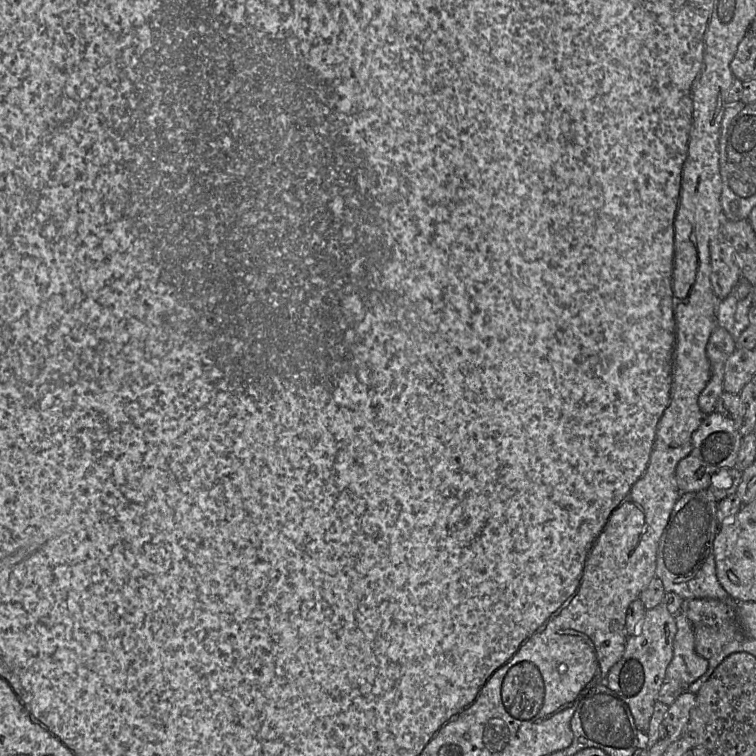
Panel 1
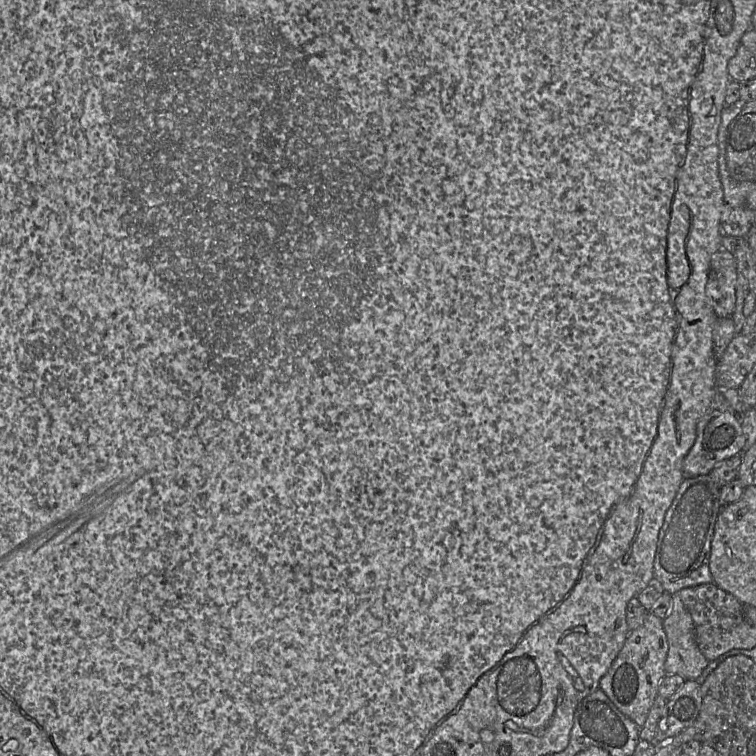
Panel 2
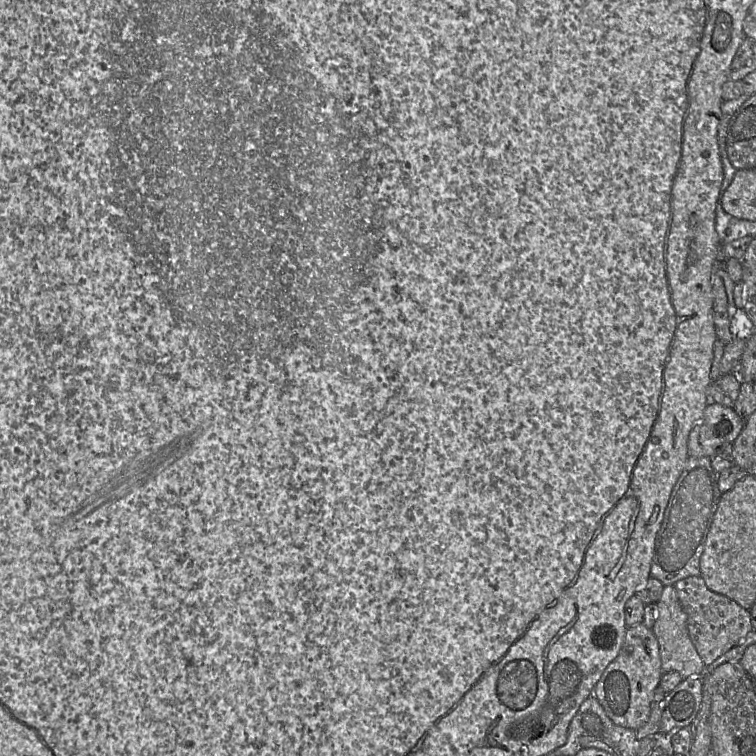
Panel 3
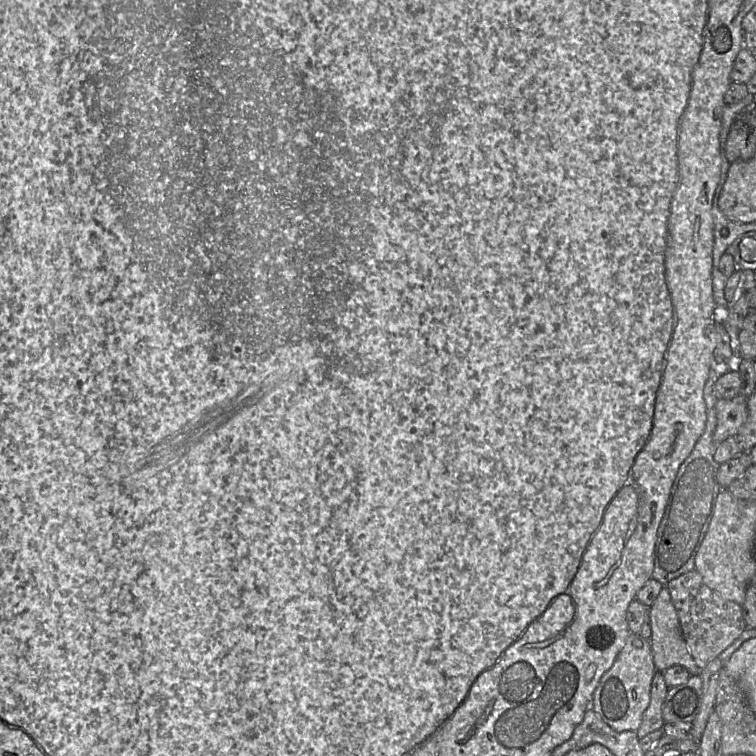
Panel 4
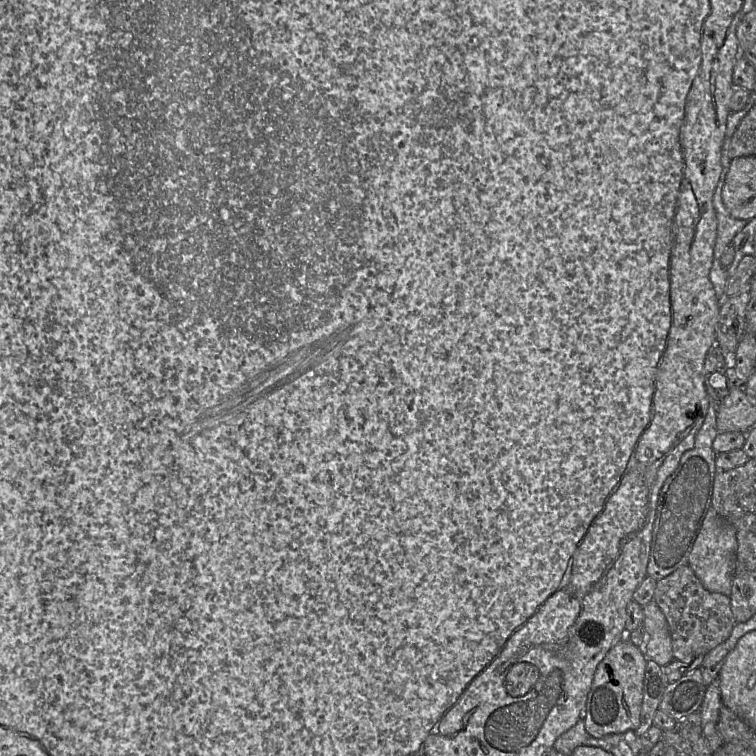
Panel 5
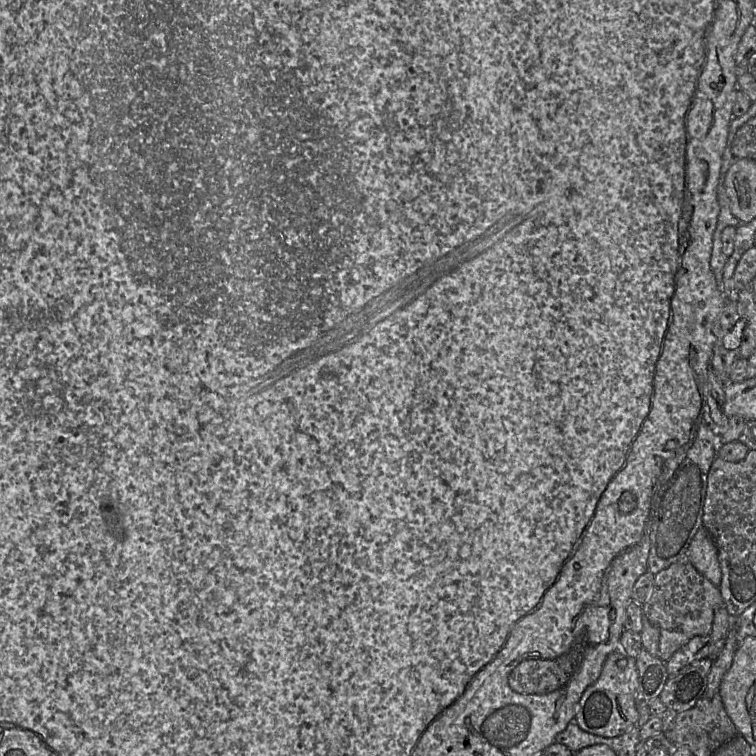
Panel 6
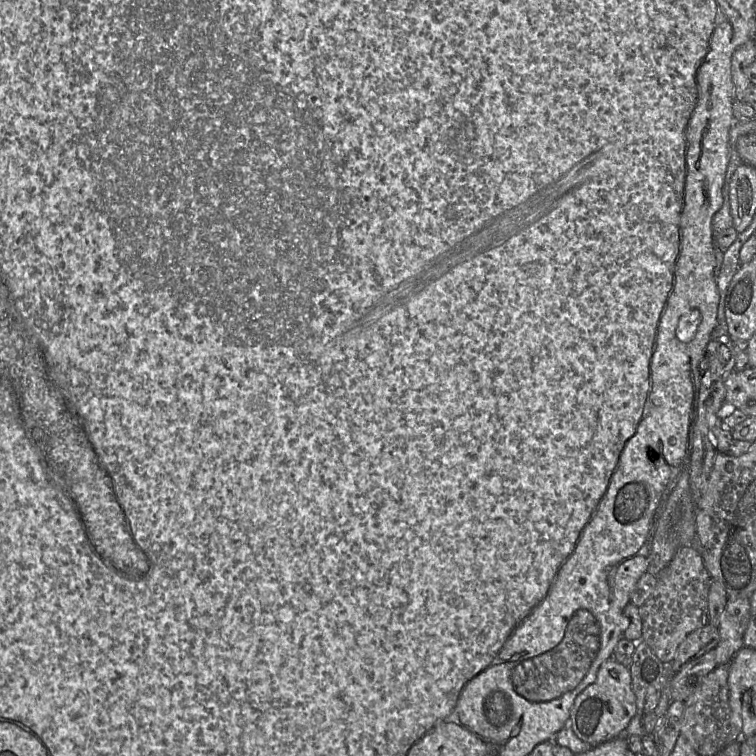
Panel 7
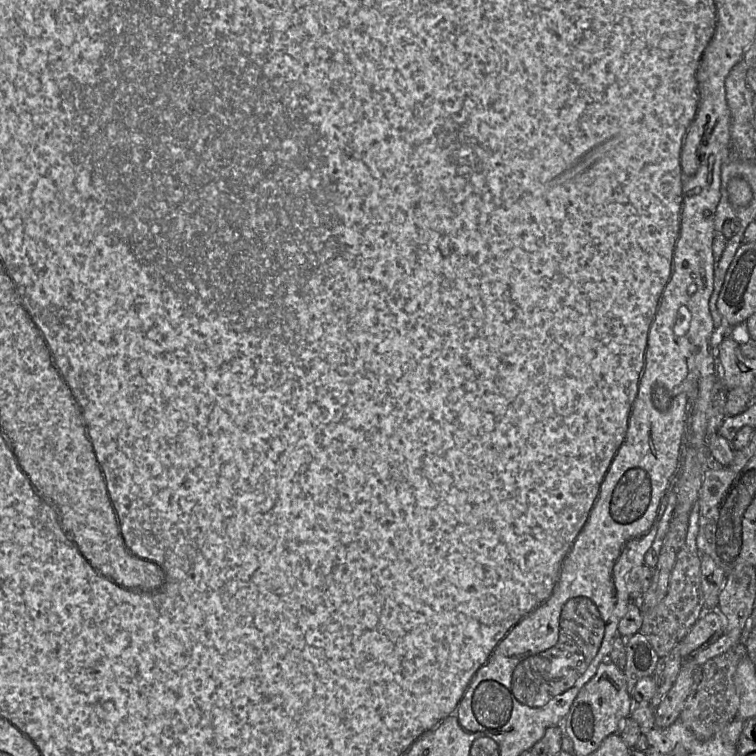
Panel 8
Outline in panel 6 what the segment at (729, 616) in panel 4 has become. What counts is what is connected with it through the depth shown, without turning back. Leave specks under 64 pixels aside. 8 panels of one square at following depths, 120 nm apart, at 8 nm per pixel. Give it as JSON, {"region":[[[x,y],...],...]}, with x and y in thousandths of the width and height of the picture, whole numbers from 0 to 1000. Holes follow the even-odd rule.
{"region":[[[907,734],[866,759],[862,780],[849,800],[849,810],[872,832],[872,870],[882,876],[917,843],[939,840],[944,810],[955,802],[959,798],[951,776],[925,758]]]}

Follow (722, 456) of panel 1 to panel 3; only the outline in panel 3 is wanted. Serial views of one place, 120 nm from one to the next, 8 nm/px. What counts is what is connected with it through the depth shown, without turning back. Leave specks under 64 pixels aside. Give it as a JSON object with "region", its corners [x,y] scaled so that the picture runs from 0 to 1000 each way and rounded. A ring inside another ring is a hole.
{"region":[[[938,532],[929,554],[911,574],[911,603],[940,606],[955,591],[971,585],[983,567],[984,557],[971,540]]]}

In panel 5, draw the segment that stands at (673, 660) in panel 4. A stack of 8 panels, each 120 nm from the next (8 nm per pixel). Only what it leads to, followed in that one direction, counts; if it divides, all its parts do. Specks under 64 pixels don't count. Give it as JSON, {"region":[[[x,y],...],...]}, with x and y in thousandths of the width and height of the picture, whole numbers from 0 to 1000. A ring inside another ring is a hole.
{"region":[[[865,794],[851,802],[851,812],[851,831],[854,835],[853,868],[878,882],[892,873],[884,823]]]}

